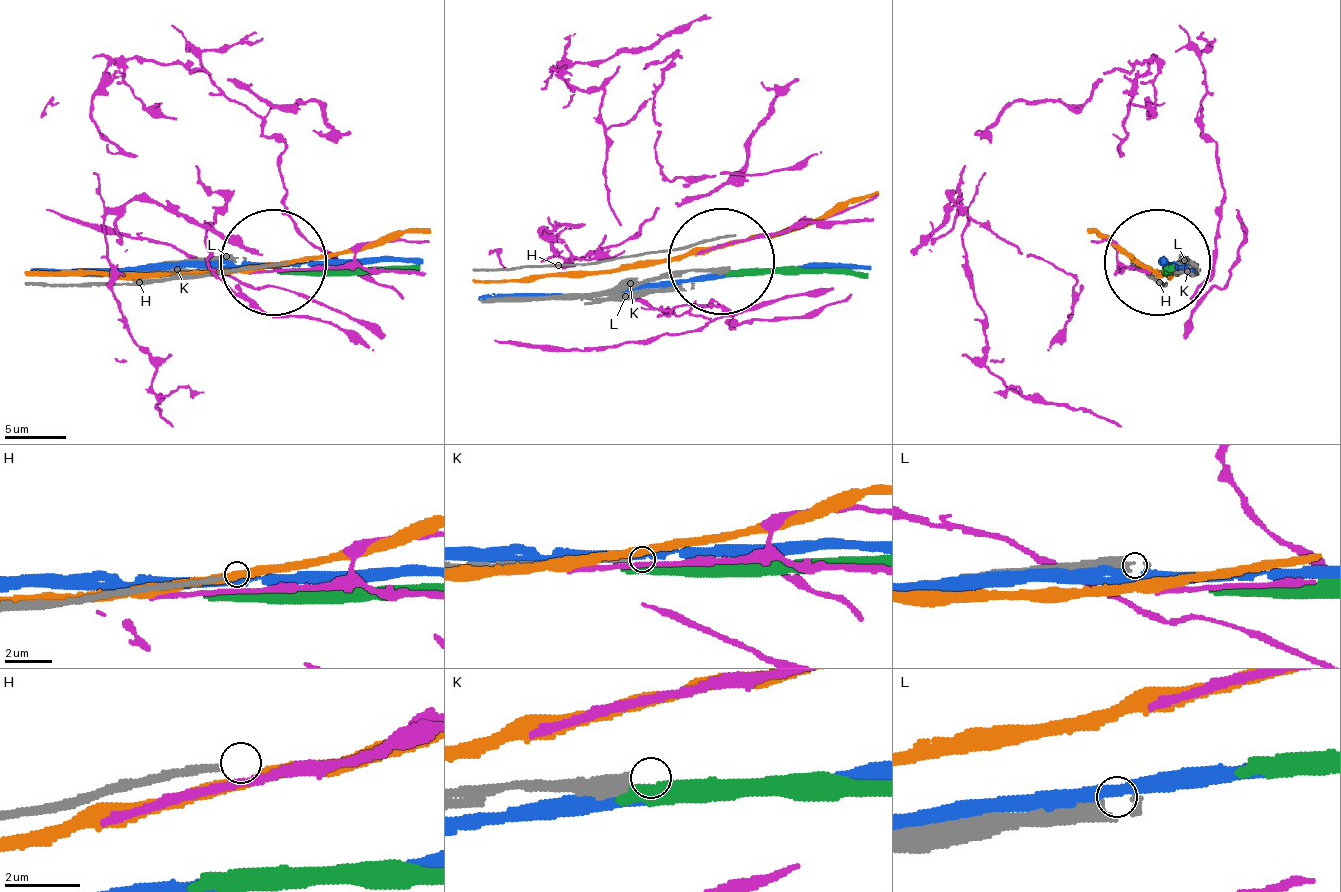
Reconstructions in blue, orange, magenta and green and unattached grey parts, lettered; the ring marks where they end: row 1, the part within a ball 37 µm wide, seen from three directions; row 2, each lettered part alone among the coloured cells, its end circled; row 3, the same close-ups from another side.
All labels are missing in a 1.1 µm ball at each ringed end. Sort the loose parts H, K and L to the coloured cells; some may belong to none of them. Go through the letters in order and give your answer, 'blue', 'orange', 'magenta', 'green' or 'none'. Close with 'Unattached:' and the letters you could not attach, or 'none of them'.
H: none
K: none
L: none
Unattached: H, K, L

